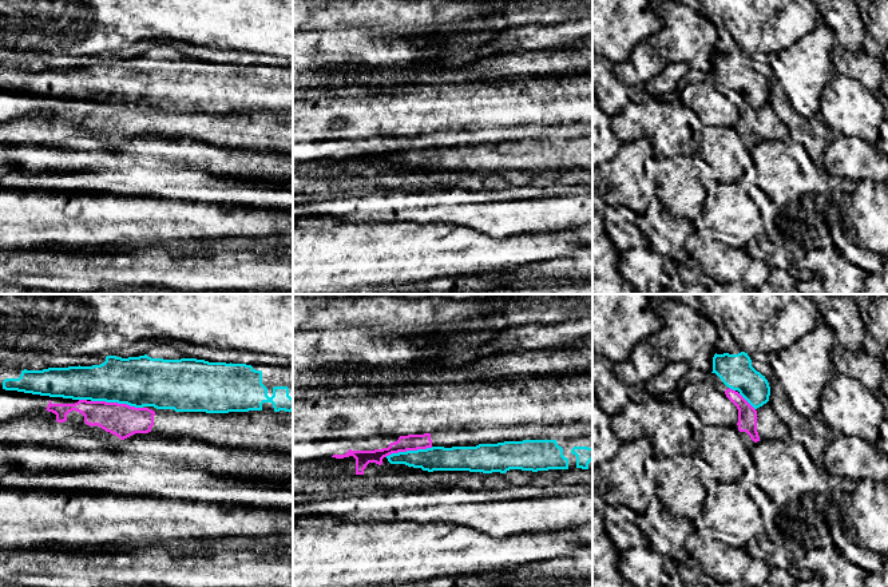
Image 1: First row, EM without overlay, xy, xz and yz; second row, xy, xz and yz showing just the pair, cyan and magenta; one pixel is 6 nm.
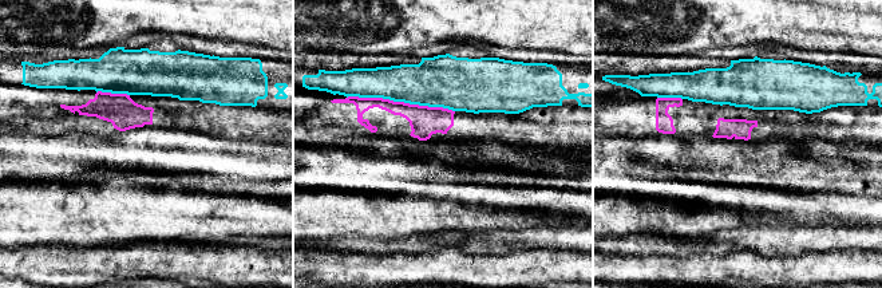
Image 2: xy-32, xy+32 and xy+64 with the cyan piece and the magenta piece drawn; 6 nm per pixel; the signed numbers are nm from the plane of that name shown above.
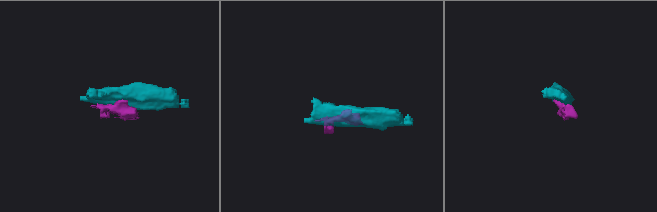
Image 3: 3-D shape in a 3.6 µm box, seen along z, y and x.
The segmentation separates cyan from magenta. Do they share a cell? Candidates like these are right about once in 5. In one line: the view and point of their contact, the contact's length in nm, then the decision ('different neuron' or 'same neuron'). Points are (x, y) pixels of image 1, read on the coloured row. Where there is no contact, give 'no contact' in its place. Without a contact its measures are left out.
xy (117, 401) | 320 nm | different neuron

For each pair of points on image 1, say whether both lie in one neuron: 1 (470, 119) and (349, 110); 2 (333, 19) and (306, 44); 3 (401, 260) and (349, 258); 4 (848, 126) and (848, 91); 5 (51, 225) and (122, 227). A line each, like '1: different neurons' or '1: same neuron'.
1: same neuron
2: different neurons
3: same neuron
4: same neuron
5: same neuron

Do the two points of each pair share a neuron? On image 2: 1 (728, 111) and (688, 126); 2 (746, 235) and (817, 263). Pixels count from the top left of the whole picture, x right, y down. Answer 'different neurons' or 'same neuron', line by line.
1: same neuron
2: different neurons

